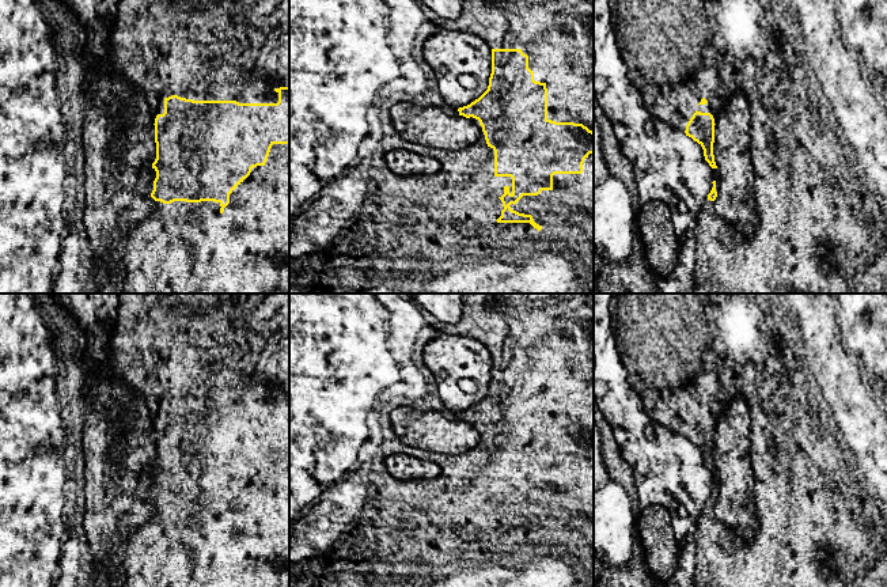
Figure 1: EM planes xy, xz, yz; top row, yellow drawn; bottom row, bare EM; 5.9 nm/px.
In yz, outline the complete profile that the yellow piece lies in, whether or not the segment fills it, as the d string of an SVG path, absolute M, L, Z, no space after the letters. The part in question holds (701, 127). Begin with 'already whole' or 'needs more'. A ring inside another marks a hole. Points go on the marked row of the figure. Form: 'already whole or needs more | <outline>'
needs more | M731 95L723 98L702 98L686 125L686 136L691 137L702 147L705 160L712 168L717 168L713 155L714 125L729 98Z

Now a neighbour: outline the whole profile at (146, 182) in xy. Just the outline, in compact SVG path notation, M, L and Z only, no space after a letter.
M144 164L137 182L137 192L141 194L151 194L153 190L153 181L156 178L156 171L152 164Z

